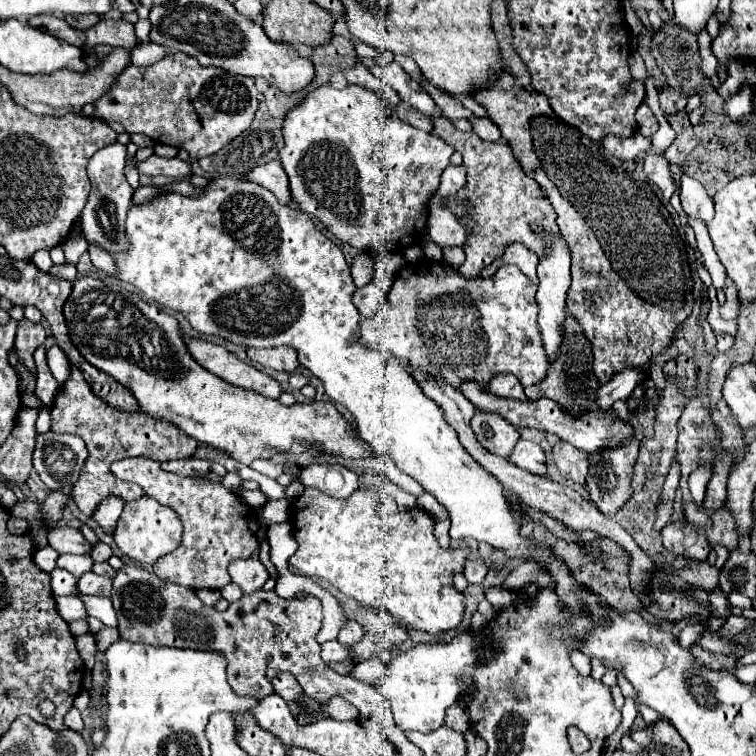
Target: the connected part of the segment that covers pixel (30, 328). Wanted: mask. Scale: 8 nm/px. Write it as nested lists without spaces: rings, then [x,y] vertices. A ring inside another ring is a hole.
[[[27,318],[19,320],[19,328],[17,328],[17,338],[15,338],[15,352],[17,352],[17,358],[19,362],[31,372],[35,374],[35,362],[33,362],[33,352],[37,346],[41,346],[47,338],[47,332],[45,328],[37,322],[29,322]]]

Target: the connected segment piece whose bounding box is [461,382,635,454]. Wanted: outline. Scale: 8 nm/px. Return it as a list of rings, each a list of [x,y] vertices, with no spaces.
[[[465,382],[461,386],[461,392],[475,408],[485,410],[485,412],[493,412],[493,414],[509,420],[515,428],[537,428],[537,430],[557,434],[563,442],[569,442],[569,444],[577,446],[579,450],[587,452],[587,454],[595,454],[595,452],[601,452],[601,450],[611,450],[613,446],[623,446],[635,434],[631,424],[627,424],[623,420],[617,420],[611,412],[601,412],[599,410],[599,412],[585,412],[585,414],[573,416],[573,414],[567,414],[561,406],[557,406],[557,402],[553,402],[549,398],[529,400],[529,402],[499,398],[499,396],[493,396],[493,394],[485,392],[483,386],[479,386],[475,382]]]

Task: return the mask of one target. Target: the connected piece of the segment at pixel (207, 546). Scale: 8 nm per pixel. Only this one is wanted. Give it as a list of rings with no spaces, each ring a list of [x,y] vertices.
[[[125,458],[121,462],[113,462],[111,470],[117,478],[139,484],[147,496],[175,510],[183,522],[181,546],[175,552],[159,558],[153,566],[153,572],[161,580],[169,580],[191,590],[221,590],[231,582],[227,572],[229,562],[235,558],[249,558],[259,546],[259,518],[255,508],[245,504],[235,492],[223,488],[221,482],[169,474],[161,470],[159,462],[149,458]]]

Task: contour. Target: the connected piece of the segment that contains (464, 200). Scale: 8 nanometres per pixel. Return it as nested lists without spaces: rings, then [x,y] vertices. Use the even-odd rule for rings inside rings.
[[[443,116],[433,118],[433,122],[433,132],[441,140],[449,142],[463,156],[463,166],[467,170],[465,186],[455,196],[445,198],[445,206],[453,210],[455,218],[467,220],[467,242],[463,244],[467,260],[457,270],[467,276],[479,276],[481,268],[499,260],[503,250],[513,242],[521,242],[539,258],[545,258],[549,238],[559,236],[559,228],[555,224],[555,210],[551,202],[541,194],[537,182],[525,176],[521,164],[513,156],[511,146],[505,142],[485,142],[473,132],[459,132],[455,130],[453,122]],[[533,222],[539,224],[545,234],[533,232]]]

